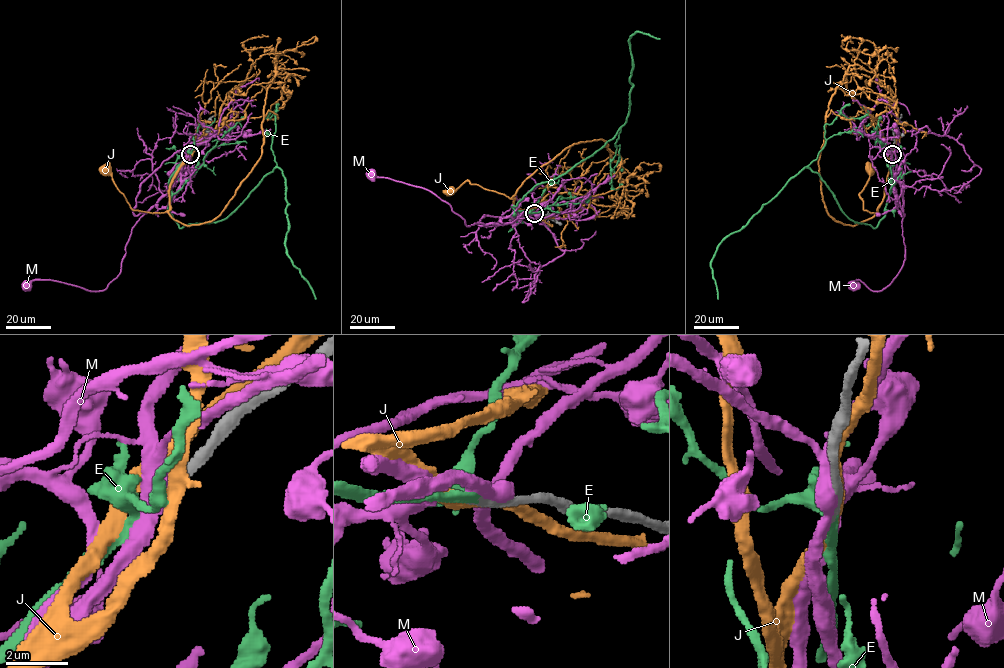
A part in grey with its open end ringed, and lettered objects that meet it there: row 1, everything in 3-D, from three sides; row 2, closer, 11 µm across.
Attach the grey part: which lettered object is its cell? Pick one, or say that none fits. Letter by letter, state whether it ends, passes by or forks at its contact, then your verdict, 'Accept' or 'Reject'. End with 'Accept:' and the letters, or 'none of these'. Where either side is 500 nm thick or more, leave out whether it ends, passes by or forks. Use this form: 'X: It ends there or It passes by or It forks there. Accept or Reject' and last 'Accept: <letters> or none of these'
E: It passes by. Accept
J: It passes by. Reject
M: Reject
Accept: E

